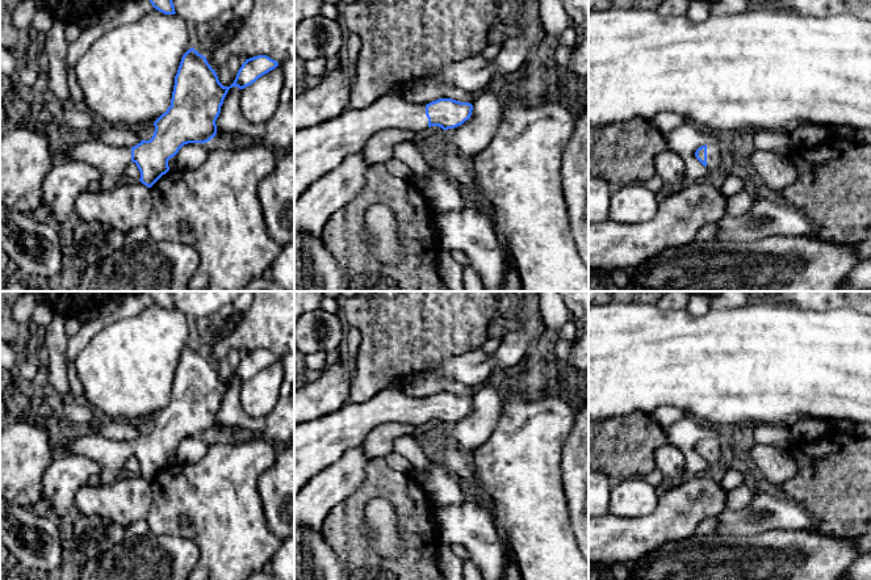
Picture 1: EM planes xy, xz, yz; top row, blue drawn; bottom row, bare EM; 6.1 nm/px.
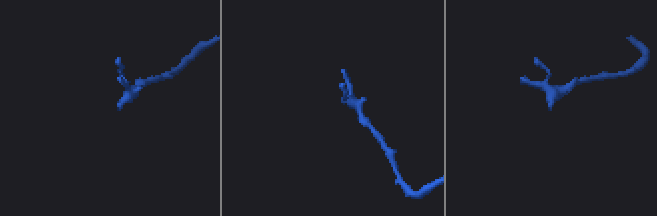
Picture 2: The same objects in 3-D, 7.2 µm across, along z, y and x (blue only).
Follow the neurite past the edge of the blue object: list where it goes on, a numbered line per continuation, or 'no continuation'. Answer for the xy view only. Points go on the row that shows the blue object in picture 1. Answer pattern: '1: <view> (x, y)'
1: xy (112, 162)

